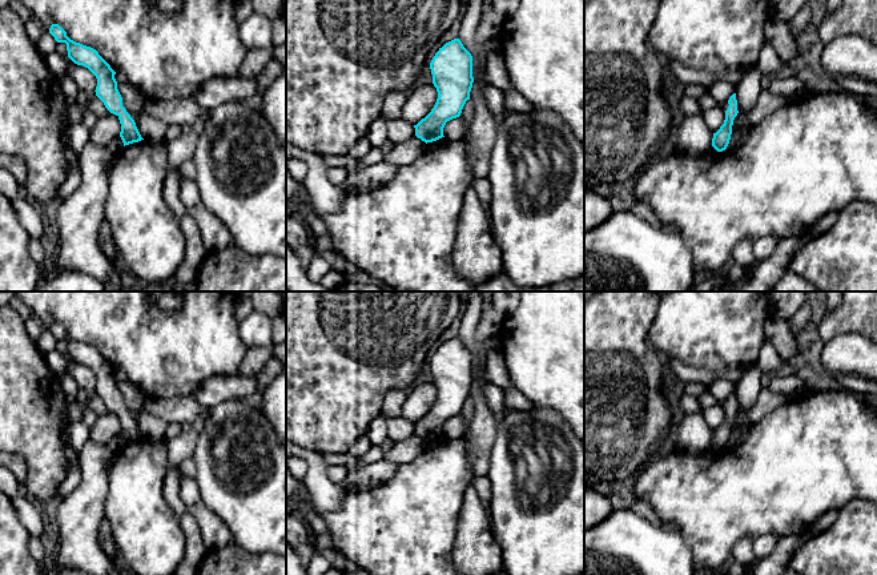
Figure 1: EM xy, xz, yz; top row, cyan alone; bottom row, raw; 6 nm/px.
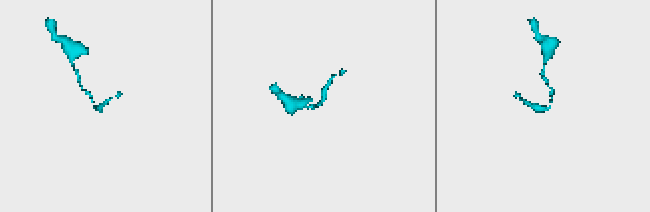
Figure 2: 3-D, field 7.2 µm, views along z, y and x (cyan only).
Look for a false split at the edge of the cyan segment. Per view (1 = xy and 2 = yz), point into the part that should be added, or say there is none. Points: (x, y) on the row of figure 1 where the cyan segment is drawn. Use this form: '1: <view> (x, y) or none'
1: none
2: none

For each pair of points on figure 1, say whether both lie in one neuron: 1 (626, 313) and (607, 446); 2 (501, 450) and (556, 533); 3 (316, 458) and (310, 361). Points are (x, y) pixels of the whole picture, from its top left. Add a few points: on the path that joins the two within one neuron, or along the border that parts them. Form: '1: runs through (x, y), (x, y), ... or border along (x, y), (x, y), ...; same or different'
1: runs through (607, 346), (607, 413); same
2: runs through (502, 475), (505, 501), (531, 527); same
3: border along (300, 446), (321, 454); different

